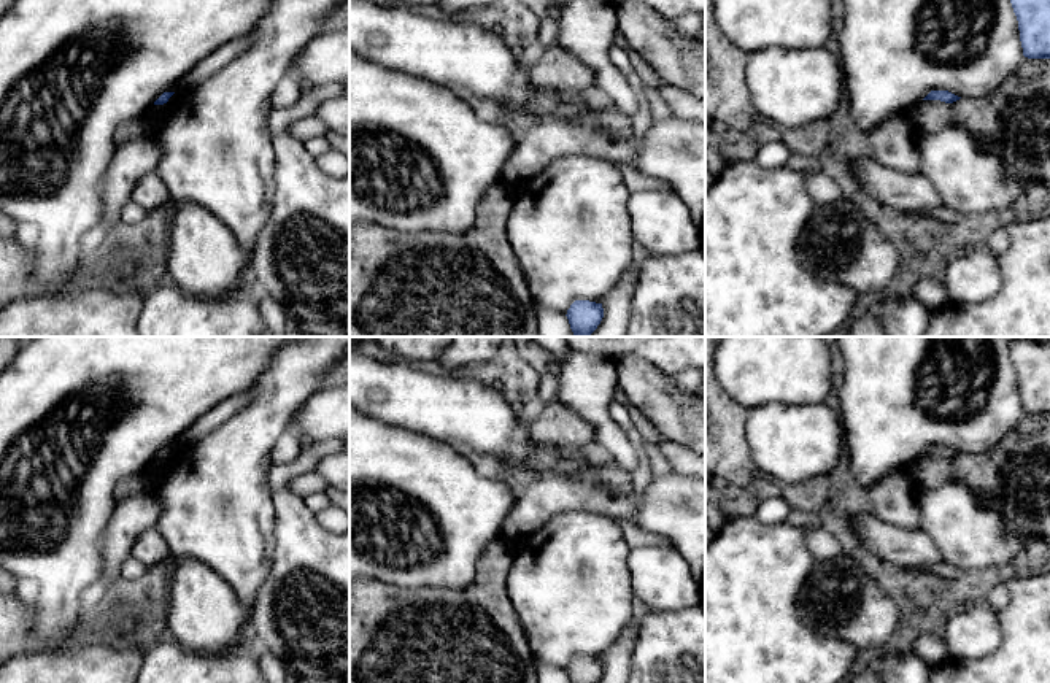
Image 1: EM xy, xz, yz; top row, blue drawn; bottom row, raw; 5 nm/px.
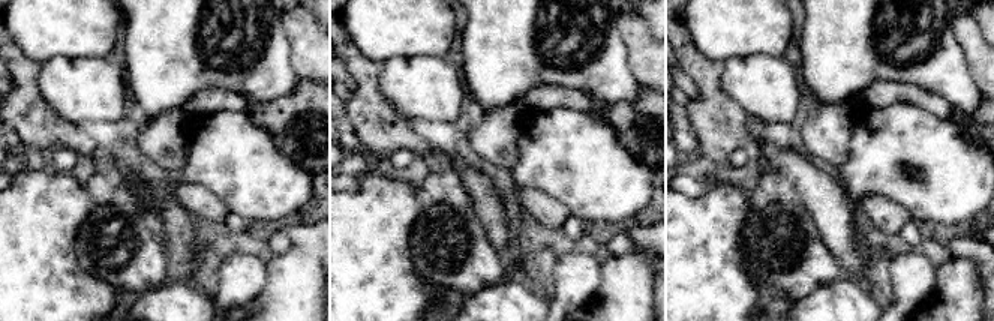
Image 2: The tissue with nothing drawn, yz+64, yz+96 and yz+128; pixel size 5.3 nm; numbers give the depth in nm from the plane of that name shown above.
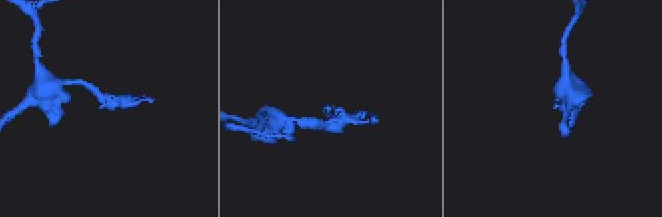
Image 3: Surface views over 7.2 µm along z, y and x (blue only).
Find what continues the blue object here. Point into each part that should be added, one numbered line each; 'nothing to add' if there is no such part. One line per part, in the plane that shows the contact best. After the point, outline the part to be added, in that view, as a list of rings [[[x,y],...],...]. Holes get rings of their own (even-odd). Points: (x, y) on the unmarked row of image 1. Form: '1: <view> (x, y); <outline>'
nothing to add

